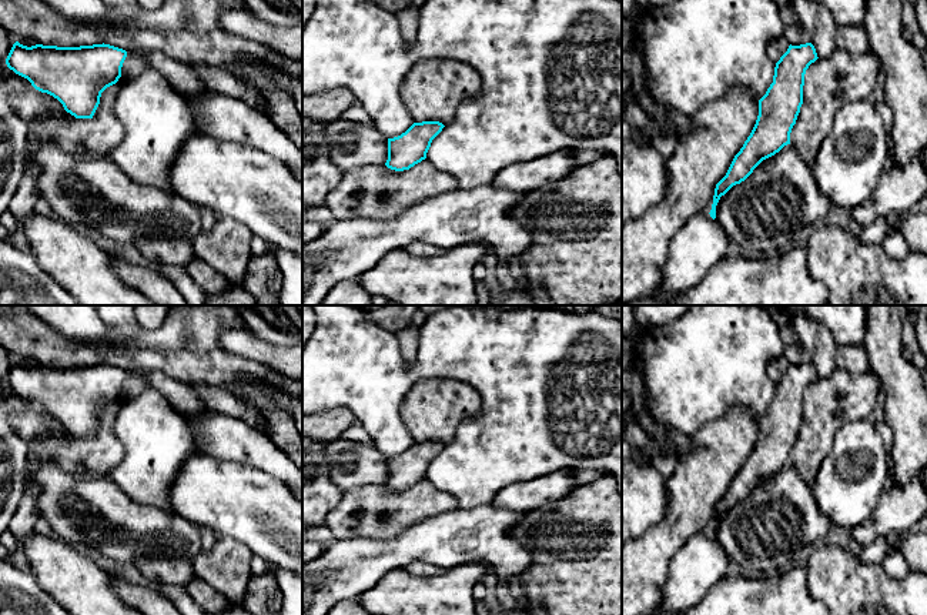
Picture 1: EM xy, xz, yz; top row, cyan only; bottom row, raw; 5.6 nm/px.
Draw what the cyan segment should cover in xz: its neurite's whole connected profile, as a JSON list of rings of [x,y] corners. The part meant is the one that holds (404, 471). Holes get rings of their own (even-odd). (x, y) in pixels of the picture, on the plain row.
[[[439,441],[414,442],[405,452],[388,458],[385,485],[395,491],[409,489],[426,478],[432,459],[445,445]]]

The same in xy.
[[[16,361],[6,378],[6,384],[16,394],[27,398],[36,410],[57,418],[64,430],[76,438],[93,438],[101,412],[121,397],[126,377],[126,370],[104,362],[80,367],[43,364],[27,367]]]

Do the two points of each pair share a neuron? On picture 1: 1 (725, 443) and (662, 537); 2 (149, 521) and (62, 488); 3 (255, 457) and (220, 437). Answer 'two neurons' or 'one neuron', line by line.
1: one neuron
2: one neuron
3: one neuron

